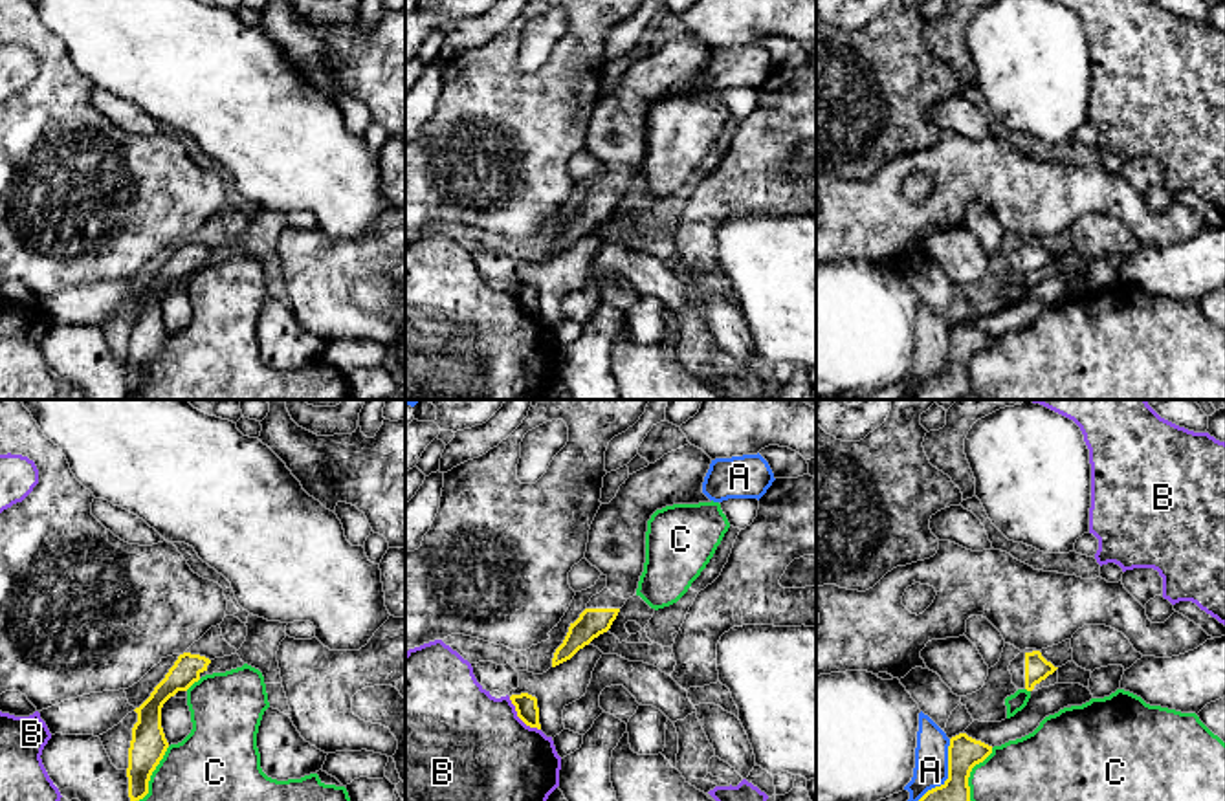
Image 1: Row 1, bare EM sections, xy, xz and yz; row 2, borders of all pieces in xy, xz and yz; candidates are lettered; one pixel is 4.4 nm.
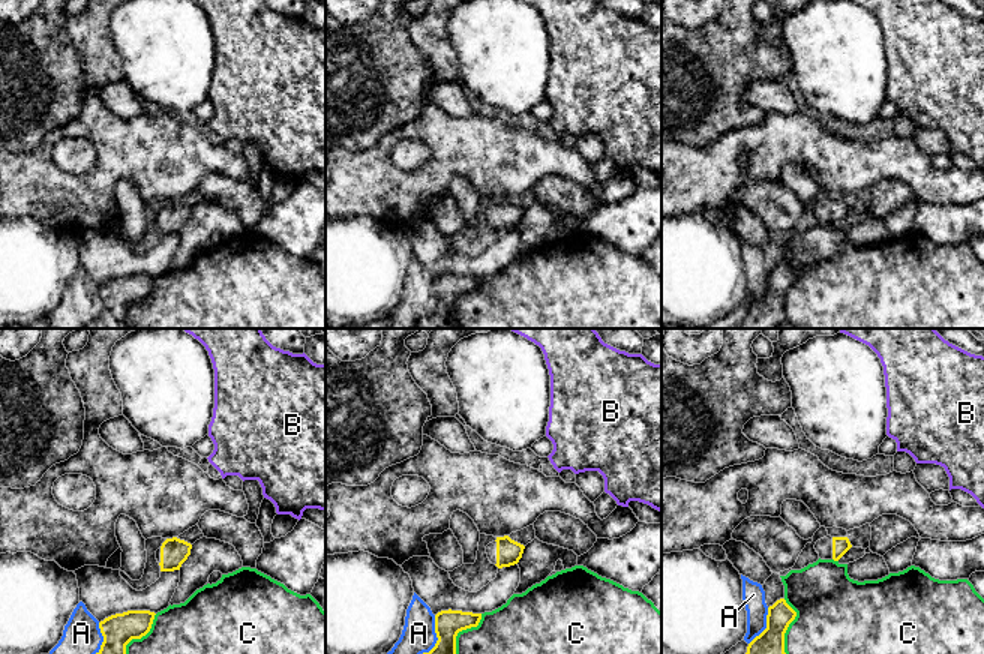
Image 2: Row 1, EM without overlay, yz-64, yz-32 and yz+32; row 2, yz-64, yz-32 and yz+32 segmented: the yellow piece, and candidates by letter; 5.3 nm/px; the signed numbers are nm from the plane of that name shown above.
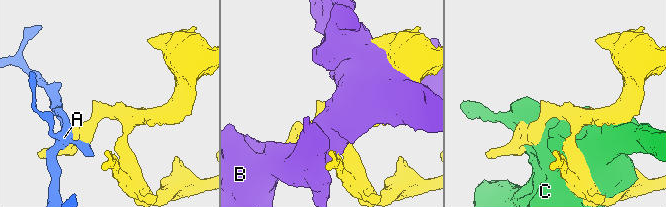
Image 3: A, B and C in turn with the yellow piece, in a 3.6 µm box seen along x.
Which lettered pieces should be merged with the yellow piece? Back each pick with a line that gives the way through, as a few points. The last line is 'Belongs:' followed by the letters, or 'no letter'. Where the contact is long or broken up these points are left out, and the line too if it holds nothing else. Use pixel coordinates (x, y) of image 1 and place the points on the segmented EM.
Belongs: no letter

